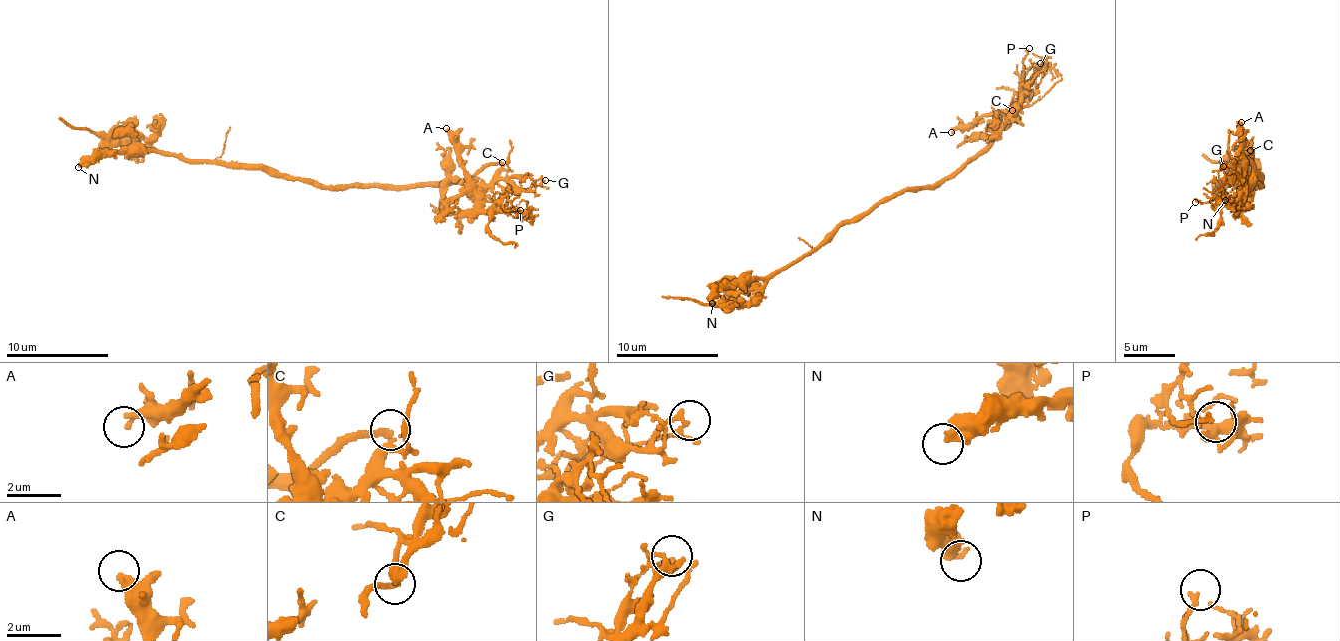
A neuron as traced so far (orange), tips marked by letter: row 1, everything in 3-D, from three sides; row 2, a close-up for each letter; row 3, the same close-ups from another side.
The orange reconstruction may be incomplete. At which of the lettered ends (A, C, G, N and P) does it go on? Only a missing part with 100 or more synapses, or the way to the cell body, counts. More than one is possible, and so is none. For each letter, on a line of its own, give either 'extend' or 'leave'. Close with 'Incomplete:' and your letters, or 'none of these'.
A: leave
C: extend
G: leave
N: leave
P: leave
Incomplete: C

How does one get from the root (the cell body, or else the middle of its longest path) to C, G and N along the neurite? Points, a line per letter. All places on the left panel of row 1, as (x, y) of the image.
C: (305, 179), (324, 187), (342, 188), (346, 185), (444, 186), (462, 183), (490, 164), (502, 162)
G: (305, 179), (326, 187), (458, 183), (477, 190), (511, 178), (545, 180)
N: (305, 179), (286, 179), (267, 169), (190, 164), (177, 156), (144, 150), (106, 149), (78, 167)

